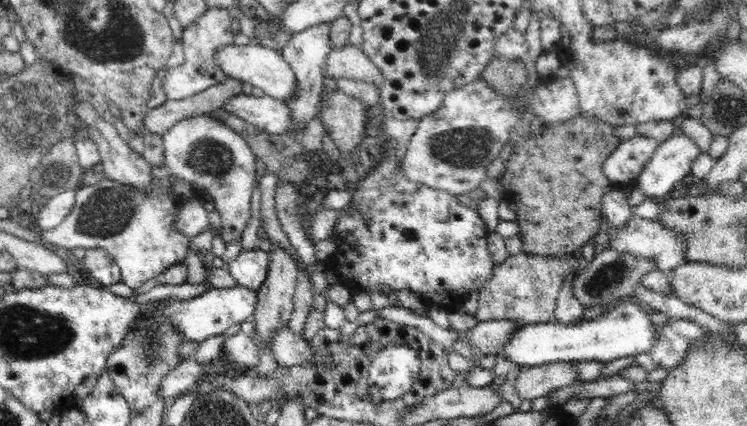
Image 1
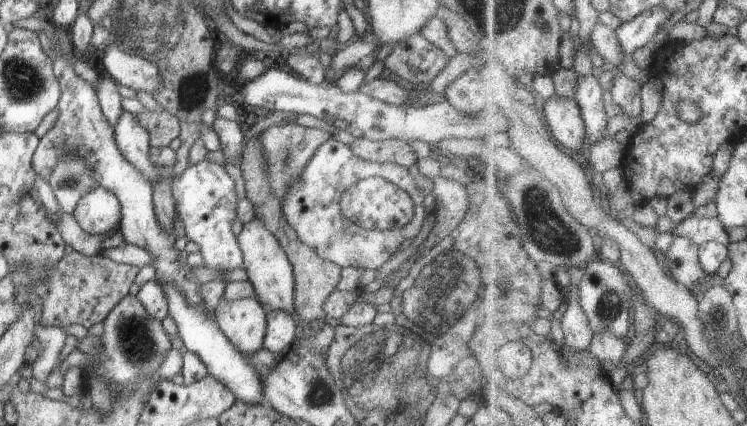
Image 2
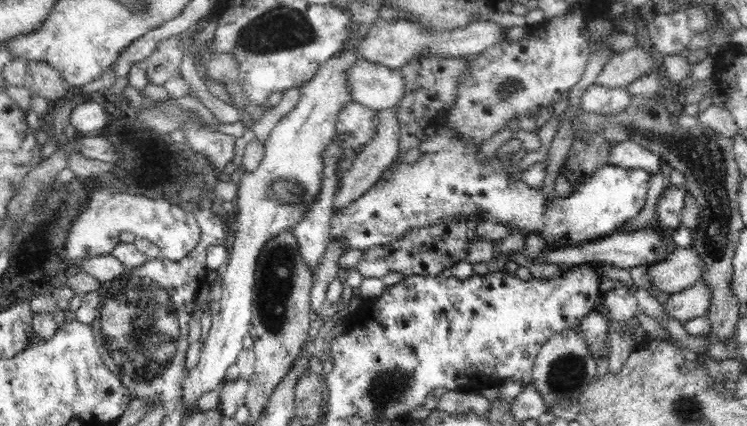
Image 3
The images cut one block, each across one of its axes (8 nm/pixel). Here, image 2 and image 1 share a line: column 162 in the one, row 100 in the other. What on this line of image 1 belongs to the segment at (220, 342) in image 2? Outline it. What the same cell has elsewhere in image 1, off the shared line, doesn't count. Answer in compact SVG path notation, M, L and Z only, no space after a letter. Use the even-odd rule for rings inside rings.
M261 44L248 46L226 46L214 52L214 61L222 67L225 77L240 80L253 88L262 89L266 95L281 101L290 100L297 88L297 79L292 67L284 60L281 51L263 47Z

